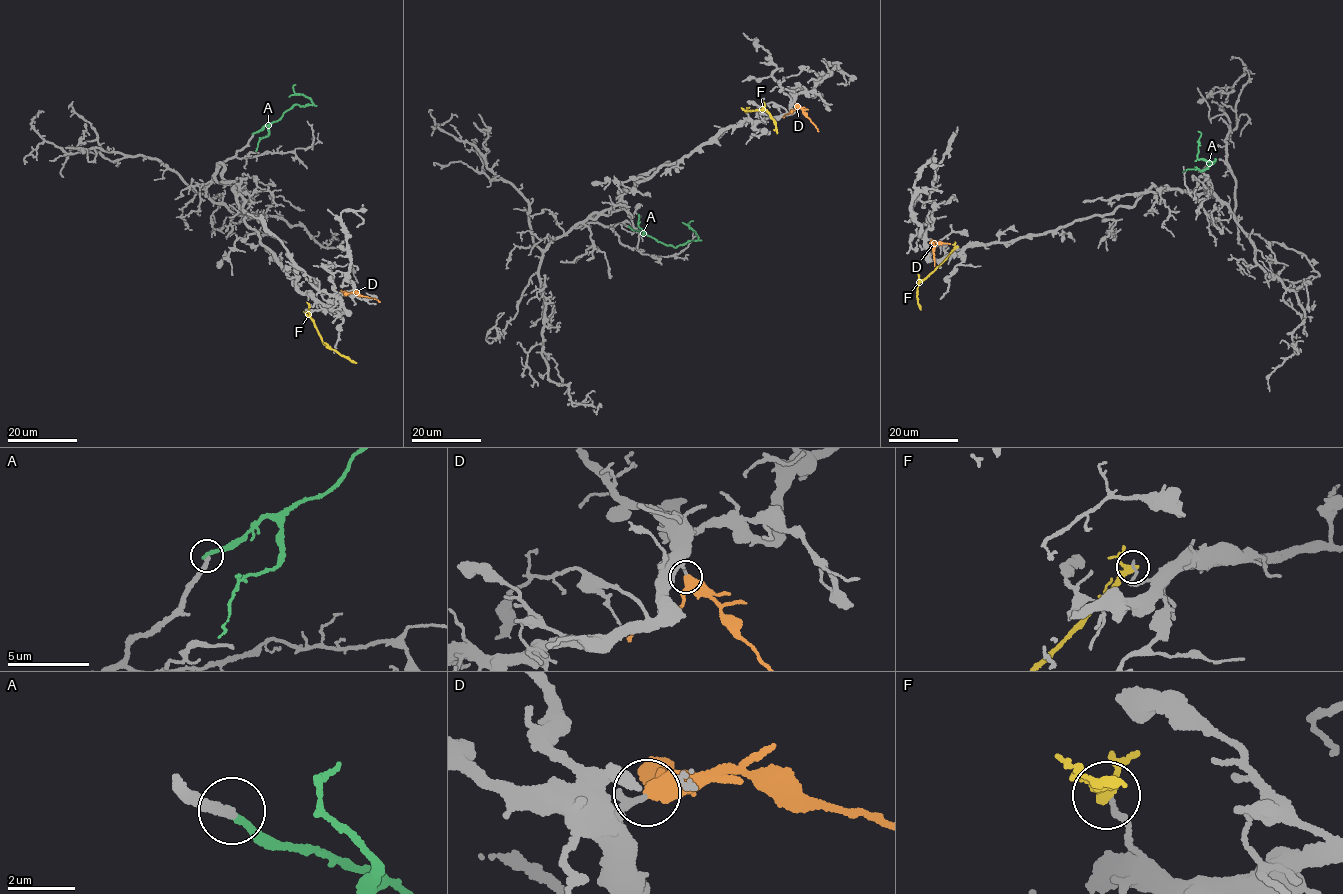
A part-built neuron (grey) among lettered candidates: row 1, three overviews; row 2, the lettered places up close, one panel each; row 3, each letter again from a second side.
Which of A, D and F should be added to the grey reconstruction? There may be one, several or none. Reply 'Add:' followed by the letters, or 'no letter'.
Add: D

